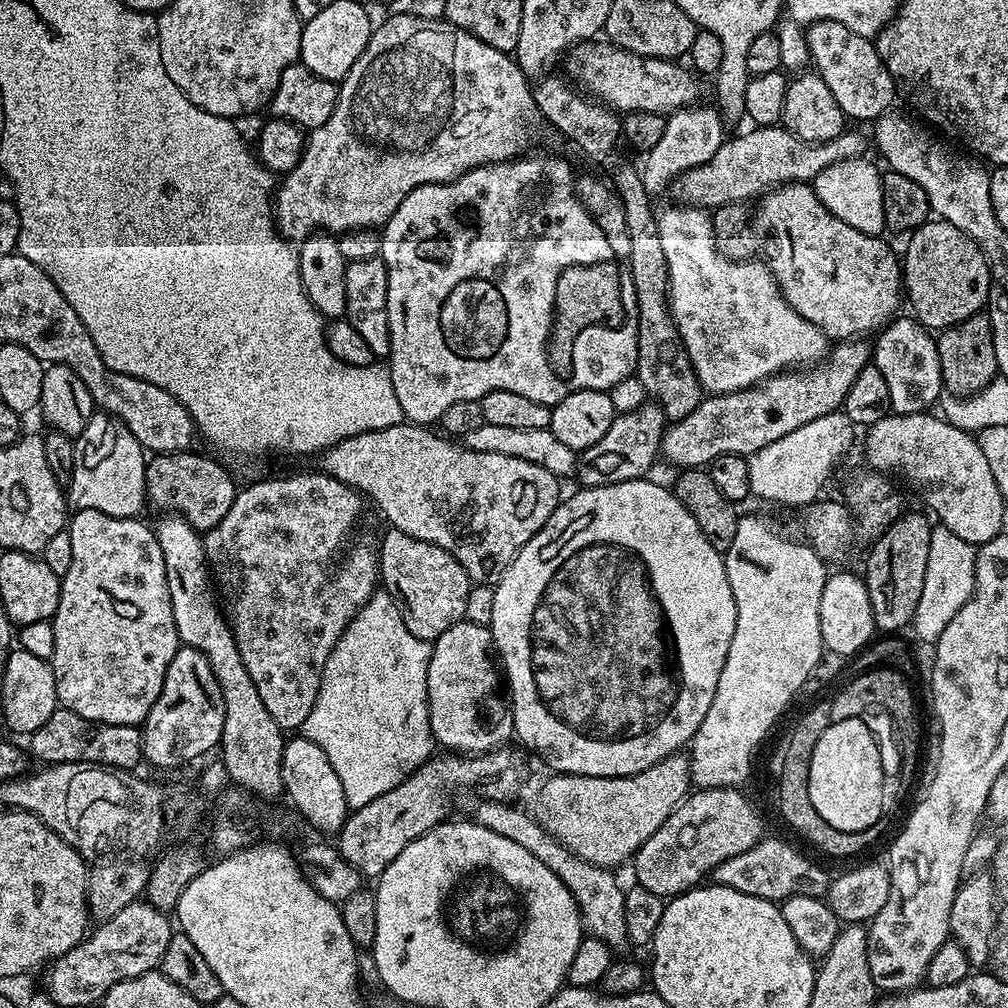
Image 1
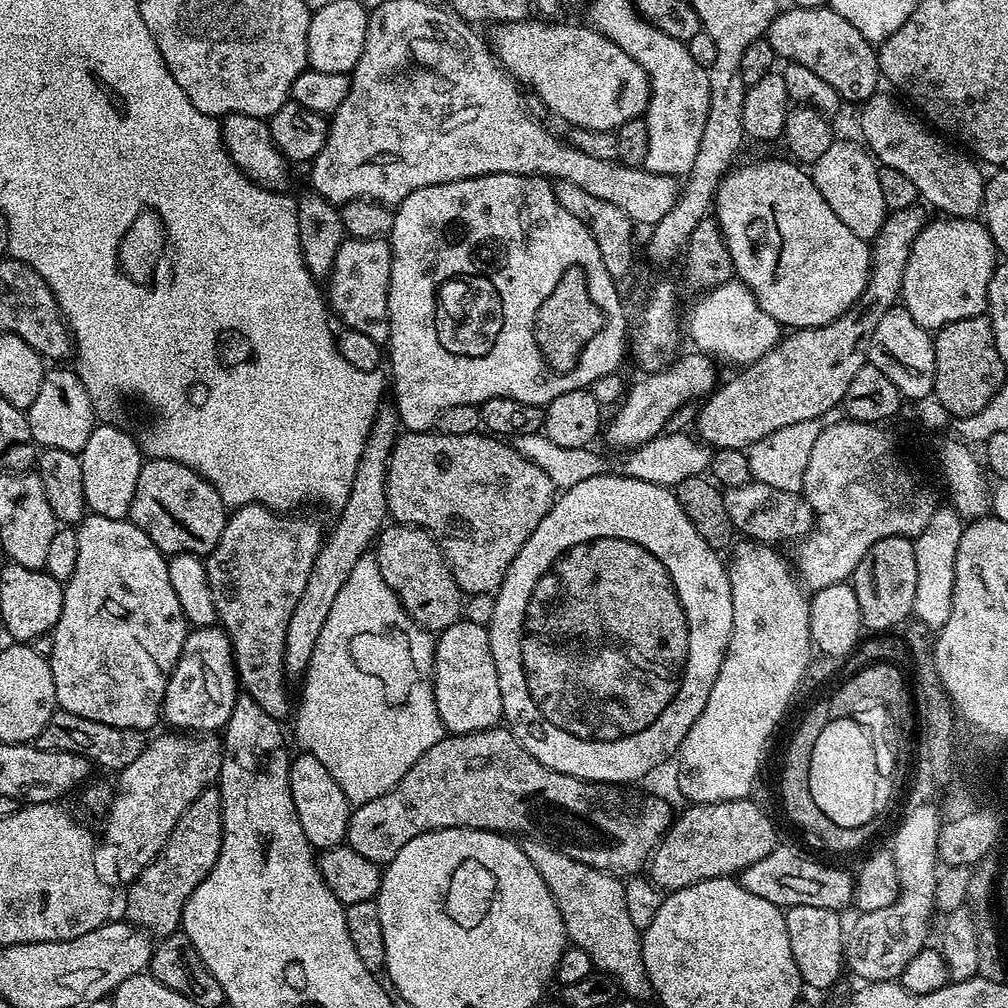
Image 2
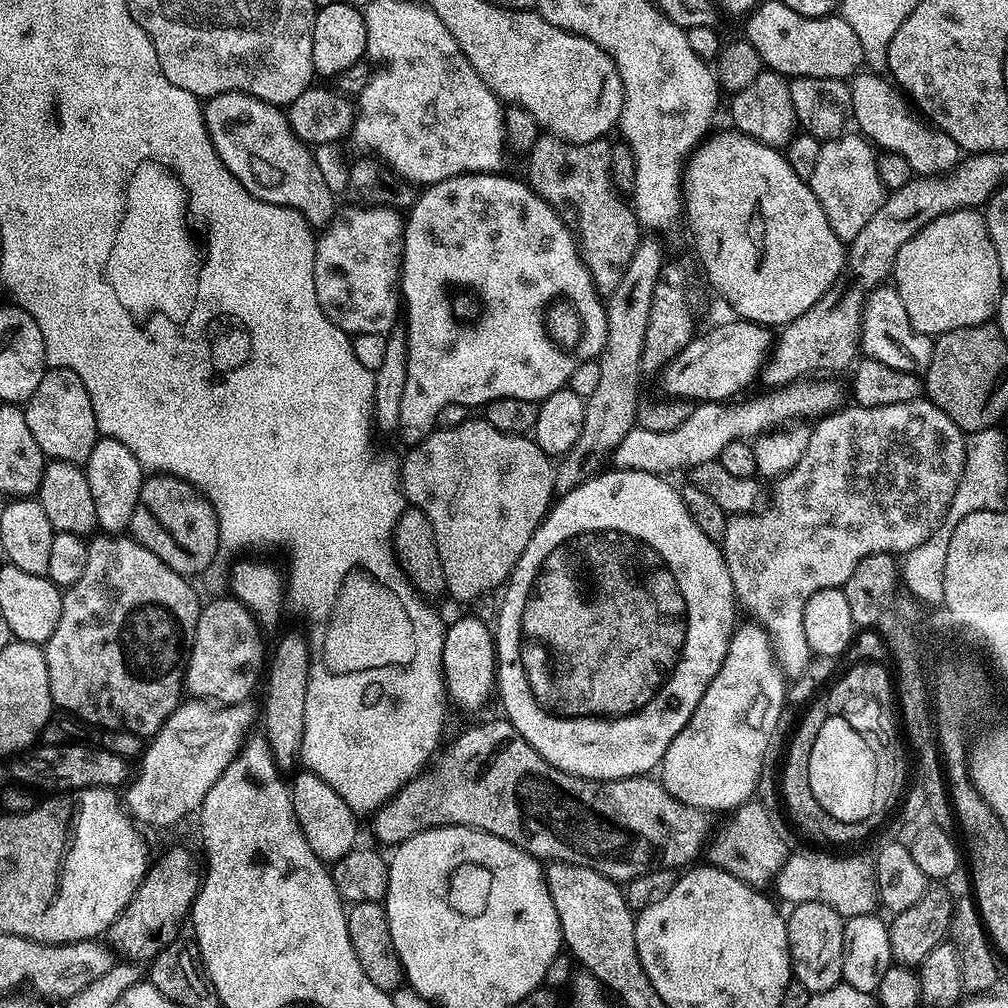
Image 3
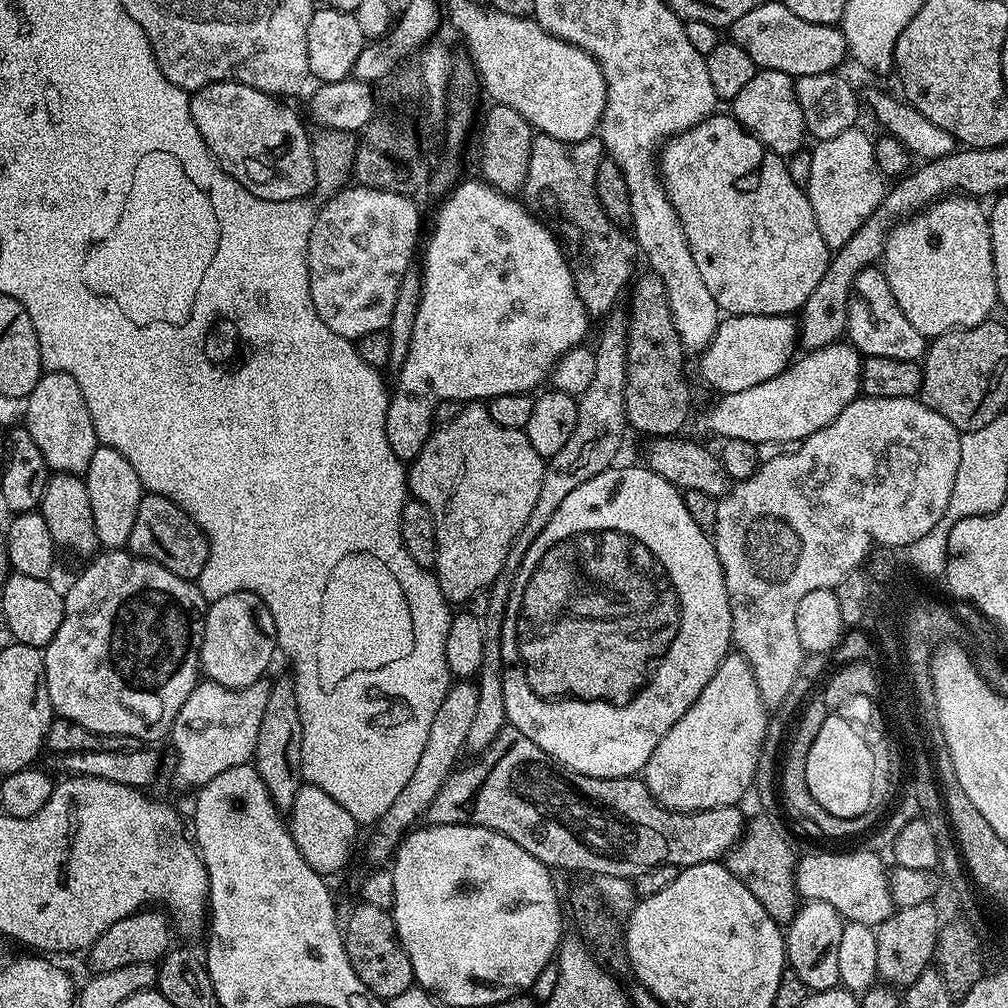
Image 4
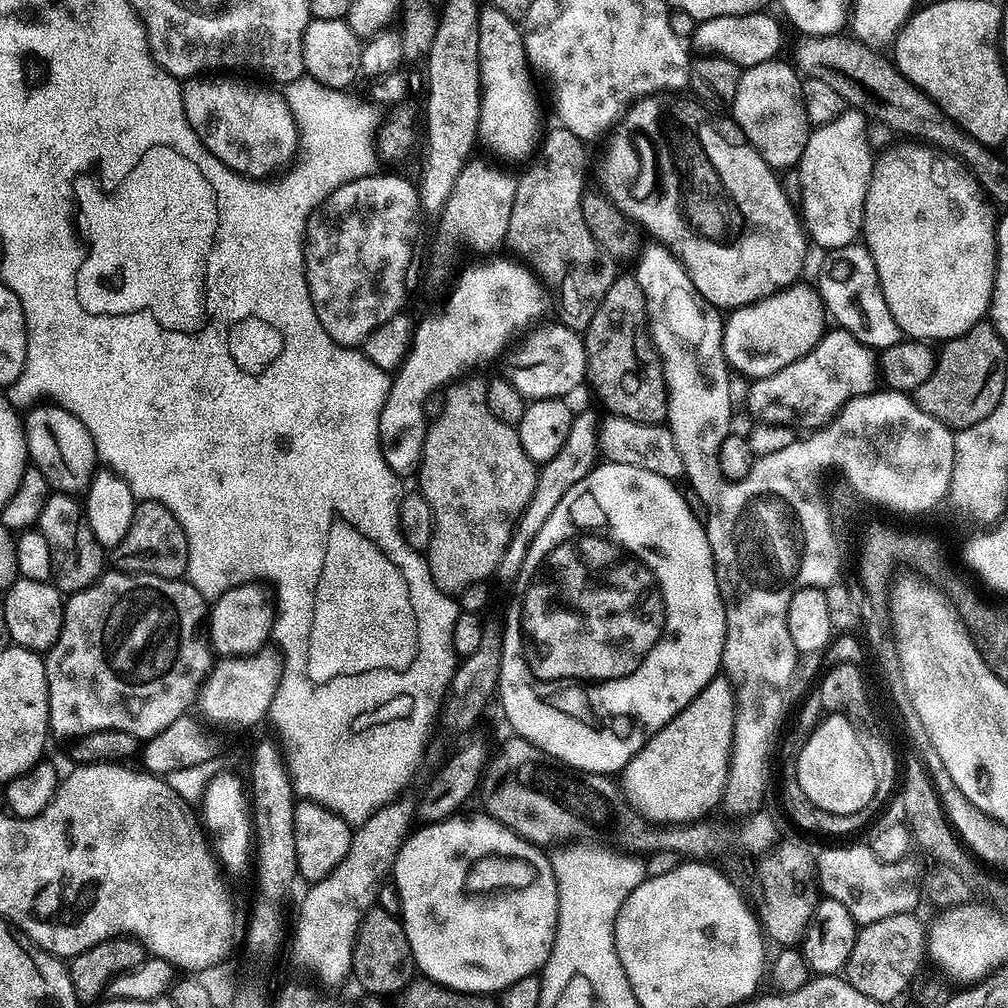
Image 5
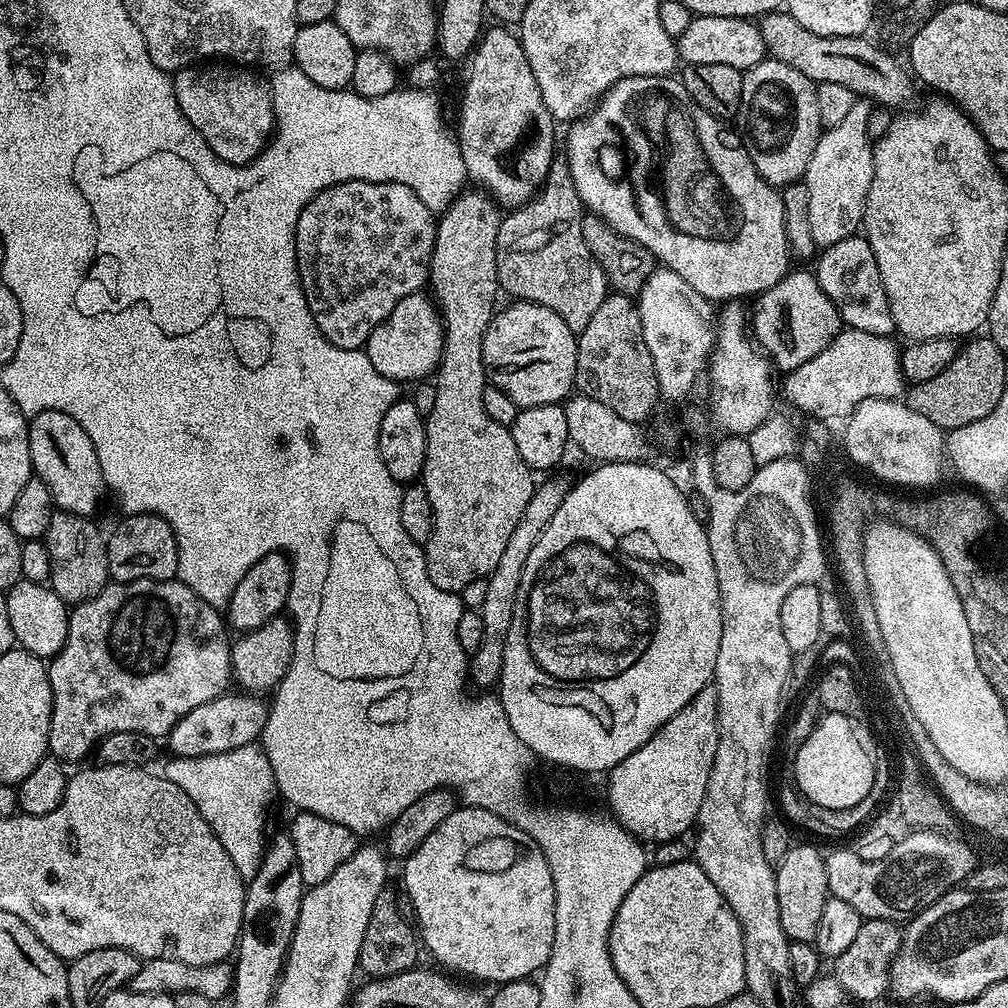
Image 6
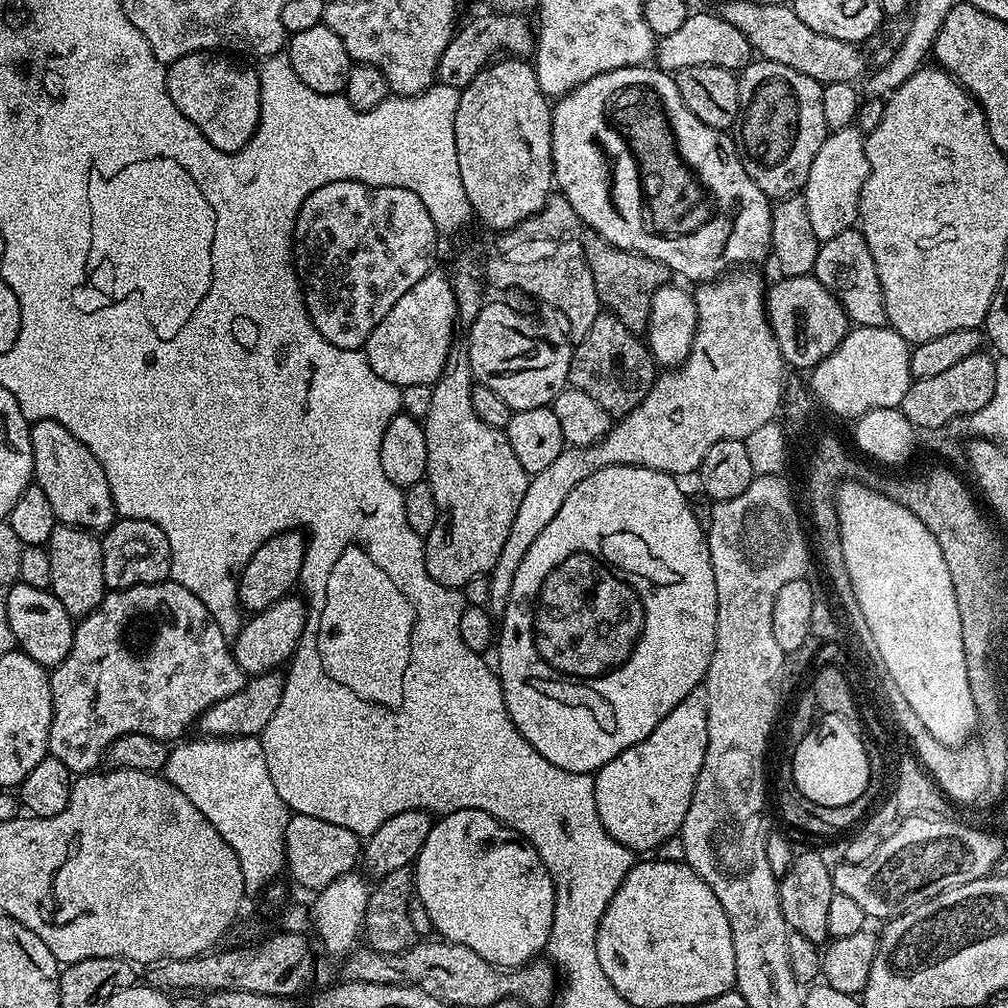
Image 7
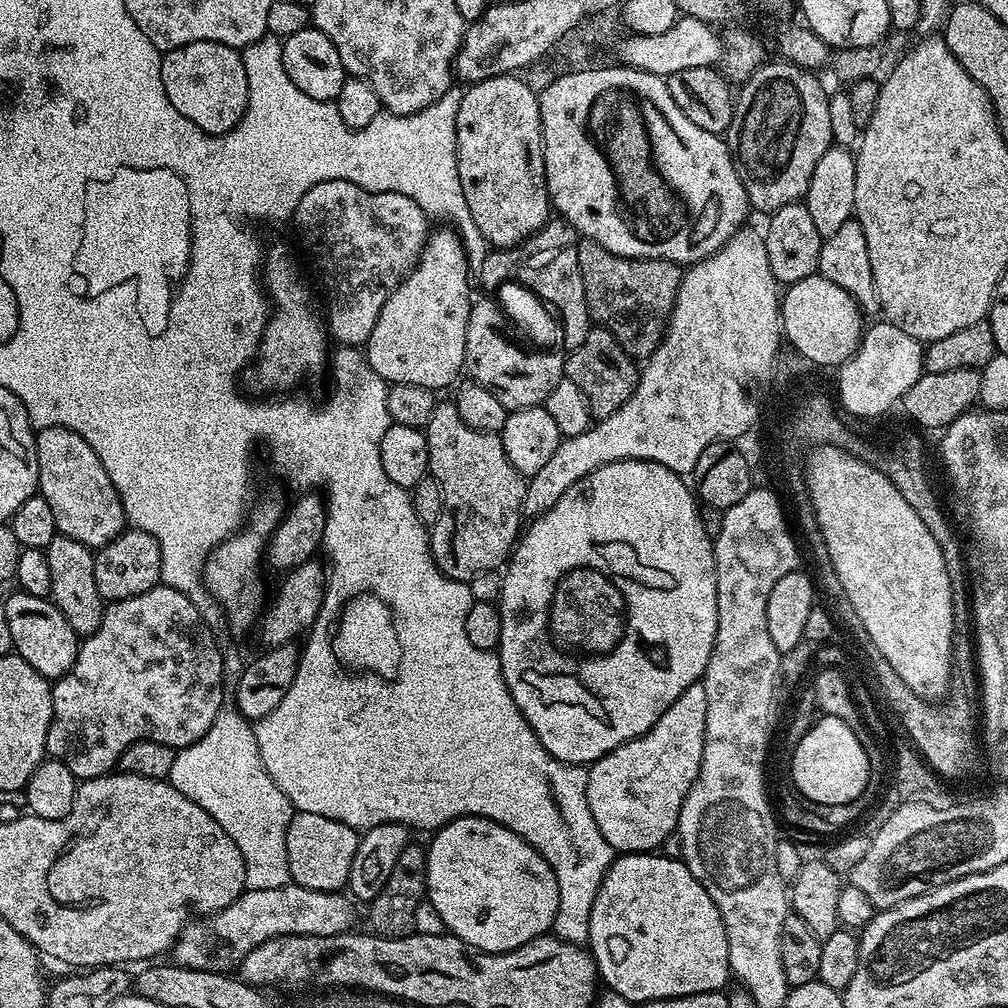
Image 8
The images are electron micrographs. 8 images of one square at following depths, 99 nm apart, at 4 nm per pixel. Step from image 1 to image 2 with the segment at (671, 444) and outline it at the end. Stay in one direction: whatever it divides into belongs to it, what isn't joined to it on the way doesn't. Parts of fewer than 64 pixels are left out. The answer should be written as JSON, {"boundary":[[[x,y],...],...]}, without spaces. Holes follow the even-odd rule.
{"boundary":[[[913,206],[889,212],[884,217],[882,230],[878,230],[870,244],[872,269],[866,290],[862,290],[853,308],[826,326],[789,331],[766,355],[741,367],[737,376],[730,377],[725,384],[723,381],[699,405],[694,432],[703,443],[713,449],[747,450],[754,442],[766,438],[766,434],[782,430],[782,426],[821,419],[830,409],[843,405],[850,381],[868,363],[870,338],[874,338],[874,329],[882,322],[882,314],[897,307],[901,299],[902,278],[910,250],[930,220],[923,210],[923,207]]]}

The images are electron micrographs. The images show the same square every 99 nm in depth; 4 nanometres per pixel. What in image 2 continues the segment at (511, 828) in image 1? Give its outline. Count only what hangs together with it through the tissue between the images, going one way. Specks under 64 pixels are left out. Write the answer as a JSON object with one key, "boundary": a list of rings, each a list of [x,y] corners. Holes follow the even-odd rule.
{"boundary":[[[525,839],[522,847],[534,870],[542,874],[542,882],[546,882],[550,894],[554,894],[554,902],[562,914],[565,937],[589,955],[593,969],[613,976],[627,999],[651,1001],[654,993],[646,974],[646,962],[642,962],[642,932],[630,922],[623,883],[612,873],[586,866],[586,862],[562,854],[543,840]]]}

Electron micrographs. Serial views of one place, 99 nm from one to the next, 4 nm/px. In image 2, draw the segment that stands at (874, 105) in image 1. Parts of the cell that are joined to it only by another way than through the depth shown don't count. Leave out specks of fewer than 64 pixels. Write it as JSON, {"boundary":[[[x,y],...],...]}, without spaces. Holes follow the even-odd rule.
{"boundary":[[[830,6],[785,7],[777,11],[776,17],[770,22],[766,38],[781,61],[801,64],[814,70],[822,82],[830,82],[830,86],[838,90],[841,101],[868,100],[877,95],[879,88],[876,87],[882,84],[877,49]]]}

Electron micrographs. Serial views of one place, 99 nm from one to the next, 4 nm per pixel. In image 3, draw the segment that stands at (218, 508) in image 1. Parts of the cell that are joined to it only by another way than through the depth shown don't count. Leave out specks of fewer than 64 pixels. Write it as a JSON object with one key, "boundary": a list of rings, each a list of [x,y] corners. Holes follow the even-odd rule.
{"boundary":[[[145,475],[130,520],[132,539],[146,546],[150,554],[158,554],[158,558],[162,558],[170,570],[185,578],[193,578],[199,572],[206,571],[215,562],[216,551],[222,548],[214,506],[190,481],[181,476]]]}

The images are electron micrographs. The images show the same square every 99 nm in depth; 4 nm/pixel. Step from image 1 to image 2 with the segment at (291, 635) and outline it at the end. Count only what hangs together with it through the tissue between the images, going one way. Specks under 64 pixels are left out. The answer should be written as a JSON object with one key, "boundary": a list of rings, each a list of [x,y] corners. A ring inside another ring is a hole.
{"boundary":[[[247,504],[246,506],[235,509],[235,511],[229,515],[226,526],[222,530],[222,538],[218,538],[218,546],[214,546],[214,550],[208,553],[204,566],[206,574],[208,575],[208,581],[210,582],[210,594],[214,598],[219,627],[223,628],[232,640],[232,652],[236,657],[236,675],[238,677],[239,687],[242,689],[243,695],[254,698],[254,702],[258,702],[258,706],[262,706],[262,710],[266,710],[266,714],[270,714],[270,718],[281,722],[287,721],[287,716],[289,719],[290,713],[294,708],[293,701],[292,704],[288,701],[287,682],[289,683],[289,681],[286,679],[284,670],[286,626],[290,626],[290,614],[294,614],[294,606],[298,606],[298,598],[302,598],[302,590],[306,590],[306,578],[310,578],[310,570],[314,566],[314,558],[318,554],[322,543],[322,532],[320,536],[319,522],[311,520],[308,516],[296,515],[300,514],[273,512],[272,509],[267,508],[265,504]]]}

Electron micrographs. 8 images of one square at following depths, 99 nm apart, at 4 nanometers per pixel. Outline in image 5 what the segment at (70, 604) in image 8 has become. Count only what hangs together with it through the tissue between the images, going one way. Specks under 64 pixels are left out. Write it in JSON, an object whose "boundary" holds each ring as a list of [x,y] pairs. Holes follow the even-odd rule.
{"boundary":[[[53,491],[46,498],[46,506],[42,506],[38,531],[44,535],[46,542],[50,542],[52,571],[61,593],[80,592],[95,582],[99,576],[104,575],[106,549],[100,545],[98,538],[94,538],[94,530],[90,530],[84,505],[73,493]]]}

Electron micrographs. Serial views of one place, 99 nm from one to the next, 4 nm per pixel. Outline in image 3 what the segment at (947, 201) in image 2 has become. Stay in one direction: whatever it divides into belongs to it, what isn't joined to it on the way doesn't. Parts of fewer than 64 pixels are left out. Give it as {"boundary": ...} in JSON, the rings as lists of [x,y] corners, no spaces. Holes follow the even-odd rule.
{"boundary":[[[864,70],[851,77],[850,87],[852,89],[851,119],[860,127],[857,128],[859,135],[877,149],[906,158],[906,162],[910,162],[917,177],[943,177],[951,173],[960,163],[962,153],[954,138],[950,138],[939,128],[921,119],[891,79],[871,70]]]}

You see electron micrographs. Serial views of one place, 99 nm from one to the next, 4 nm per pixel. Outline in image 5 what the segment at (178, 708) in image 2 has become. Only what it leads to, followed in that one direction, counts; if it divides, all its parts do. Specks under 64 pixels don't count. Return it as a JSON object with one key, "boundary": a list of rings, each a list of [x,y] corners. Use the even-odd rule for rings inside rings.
{"boundary":[[[259,583],[239,584],[226,590],[226,594],[211,601],[210,615],[206,620],[206,632],[213,653],[220,658],[256,656],[265,647],[263,644],[267,642],[268,635],[273,635],[277,611],[273,593]]]}

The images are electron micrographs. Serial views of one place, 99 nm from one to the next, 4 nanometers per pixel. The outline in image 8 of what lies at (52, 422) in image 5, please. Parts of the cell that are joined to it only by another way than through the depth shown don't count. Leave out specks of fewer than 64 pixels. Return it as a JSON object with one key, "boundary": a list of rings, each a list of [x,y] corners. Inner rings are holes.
{"boundary":[[[59,426],[41,428],[36,432],[36,453],[40,475],[38,492],[46,498],[46,502],[50,502],[50,511],[54,514],[56,531],[59,535],[69,536],[74,538],[74,542],[82,542],[87,548],[99,550],[125,531],[124,507],[118,490],[114,482],[110,482],[110,474],[106,474],[106,466],[102,466],[98,454],[90,450],[90,442],[86,442],[86,438],[82,438],[69,428]]]}

